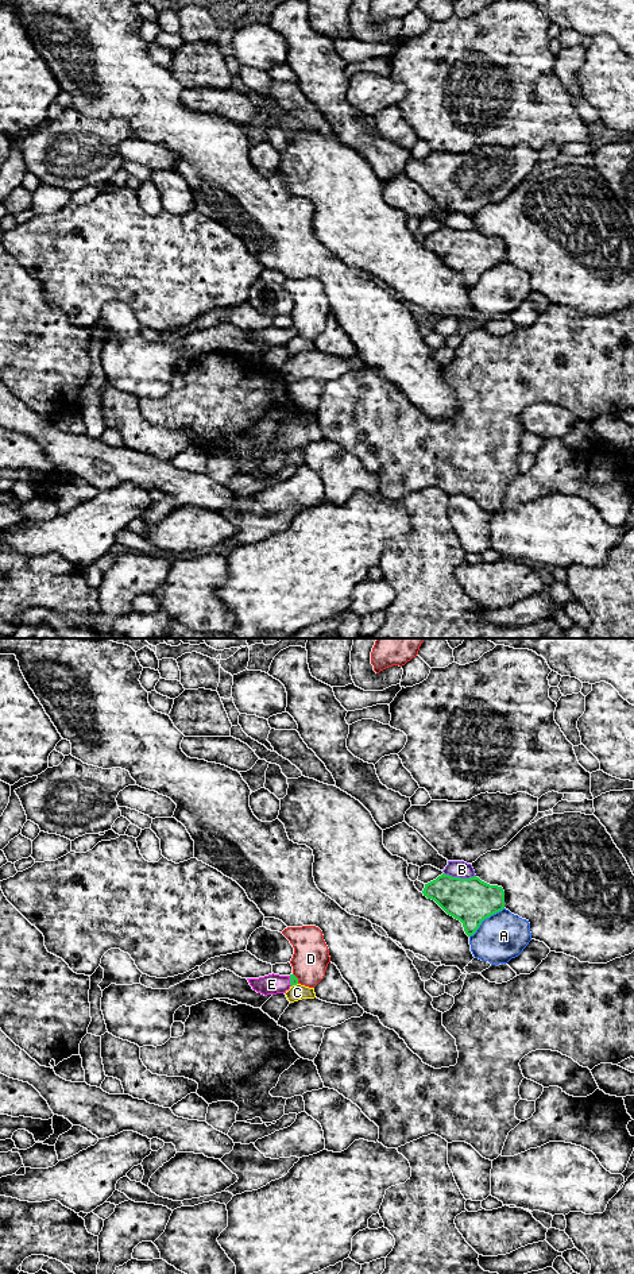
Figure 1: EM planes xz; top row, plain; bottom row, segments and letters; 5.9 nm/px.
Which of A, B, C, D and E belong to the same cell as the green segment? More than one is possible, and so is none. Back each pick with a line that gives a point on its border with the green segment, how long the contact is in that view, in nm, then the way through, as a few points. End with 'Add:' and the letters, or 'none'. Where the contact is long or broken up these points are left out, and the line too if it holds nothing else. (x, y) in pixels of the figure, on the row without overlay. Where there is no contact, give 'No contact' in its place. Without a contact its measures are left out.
E: Touches green at xz (290, 334). Shared border 70 nm. Path across: xz (293, 332), (290, 334), (271, 336)
Add: E

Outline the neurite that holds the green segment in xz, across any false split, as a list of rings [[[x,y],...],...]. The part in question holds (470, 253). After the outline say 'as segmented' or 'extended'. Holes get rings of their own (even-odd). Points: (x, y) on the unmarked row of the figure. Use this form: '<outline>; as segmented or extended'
[[[442,225],[425,236],[422,246],[460,273],[468,289],[476,285],[484,271],[505,260],[503,240],[490,238],[476,228],[460,231]]]; as segmented

